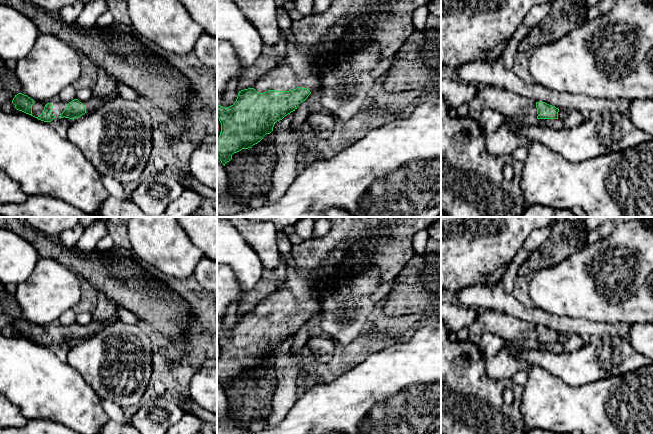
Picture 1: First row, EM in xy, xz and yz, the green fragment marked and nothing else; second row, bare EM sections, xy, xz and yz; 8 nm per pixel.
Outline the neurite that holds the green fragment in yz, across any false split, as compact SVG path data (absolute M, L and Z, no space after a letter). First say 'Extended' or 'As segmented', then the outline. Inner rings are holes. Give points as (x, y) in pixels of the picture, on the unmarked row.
Extended. M485 310L469 327L468 340L479 345L481 337L490 333L508 342L527 340L536 343L558 343L559 333L545 326L534 324L502 311Z

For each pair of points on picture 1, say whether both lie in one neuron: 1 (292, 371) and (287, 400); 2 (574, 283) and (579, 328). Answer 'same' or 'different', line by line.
1: same
2: different

